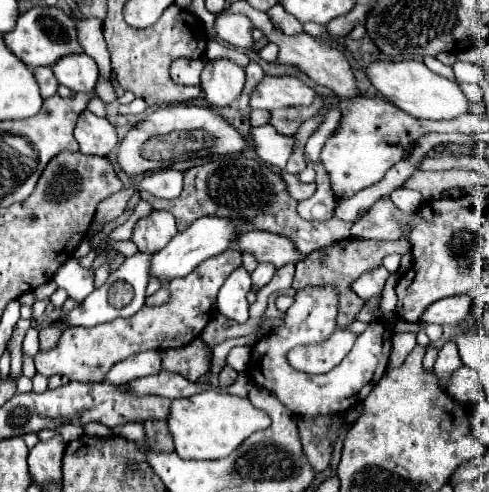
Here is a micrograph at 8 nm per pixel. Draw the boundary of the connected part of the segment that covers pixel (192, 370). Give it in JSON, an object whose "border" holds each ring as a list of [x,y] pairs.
{"border":[[[194,339],[190,345],[162,351],[162,367],[182,373],[190,381],[198,381],[208,371],[208,355],[202,339]]]}

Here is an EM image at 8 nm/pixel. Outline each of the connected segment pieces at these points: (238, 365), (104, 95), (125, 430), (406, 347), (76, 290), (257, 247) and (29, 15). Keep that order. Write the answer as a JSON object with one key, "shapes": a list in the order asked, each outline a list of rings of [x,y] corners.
{"shapes":[[[[232,349],[228,353],[226,361],[228,361],[230,367],[234,367],[238,371],[244,371],[246,365],[248,365],[248,361],[250,361],[250,349]]],[[[102,75],[98,77],[96,93],[98,93],[98,97],[100,97],[100,99],[104,99],[106,103],[112,103],[112,101],[116,101],[116,93],[114,93],[114,87],[112,87],[112,83],[110,83],[108,79],[104,79]]],[[[124,423],[124,425],[118,425],[114,427],[114,433],[124,437],[124,439],[130,439],[130,441],[136,441],[140,449],[146,447],[144,443],[144,429],[142,429],[142,423]]],[[[396,333],[392,337],[392,355],[390,355],[390,367],[396,367],[406,359],[406,355],[416,347],[416,335],[414,333]]],[[[72,257],[56,271],[54,281],[58,287],[66,289],[72,299],[84,301],[84,297],[94,291],[94,269],[82,267],[78,259]]],[[[246,231],[236,239],[236,247],[240,251],[252,251],[258,259],[258,263],[262,261],[270,261],[276,267],[284,267],[288,263],[298,263],[302,261],[306,255],[298,253],[298,247],[282,235],[276,233],[266,233],[266,231]]],[[[32,7],[26,13],[22,13],[12,33],[4,33],[4,43],[28,67],[52,65],[56,59],[64,55],[82,51],[82,47],[76,41],[76,29],[74,29],[72,19],[58,7]]]]}

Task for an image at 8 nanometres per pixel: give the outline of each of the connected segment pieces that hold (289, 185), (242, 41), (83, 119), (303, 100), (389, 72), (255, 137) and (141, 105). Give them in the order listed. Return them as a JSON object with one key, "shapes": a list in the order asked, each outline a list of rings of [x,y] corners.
{"shapes":[[[[282,171],[282,173],[278,173],[278,175],[284,179],[288,193],[290,193],[294,199],[298,199],[298,201],[312,197],[312,193],[316,191],[316,185],[314,185],[314,183],[302,183],[298,175],[292,175],[292,173],[286,173],[286,171]]],[[[220,15],[216,19],[216,33],[218,39],[238,47],[238,49],[252,49],[254,39],[252,39],[252,23],[244,15]]],[[[88,109],[82,111],[78,117],[74,137],[84,155],[106,157],[118,145],[116,127],[106,117],[98,117]]],[[[264,77],[250,95],[250,109],[282,109],[312,105],[316,91],[298,77]]],[[[370,61],[364,73],[376,91],[416,119],[452,119],[468,113],[468,99],[458,83],[432,73],[422,61]]],[[[262,125],[262,127],[250,129],[250,141],[254,151],[264,163],[276,169],[284,169],[292,151],[292,143],[294,143],[292,137],[278,135],[272,125]]],[[[135,98],[134,101],[128,105],[120,105],[118,112],[121,115],[139,114],[147,108],[146,102],[141,98]]]]}

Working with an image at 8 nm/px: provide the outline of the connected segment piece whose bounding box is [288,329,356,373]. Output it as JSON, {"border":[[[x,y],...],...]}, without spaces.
{"border":[[[334,331],[326,341],[302,345],[288,353],[290,365],[306,373],[326,373],[336,367],[352,349],[356,335],[348,331]]]}

